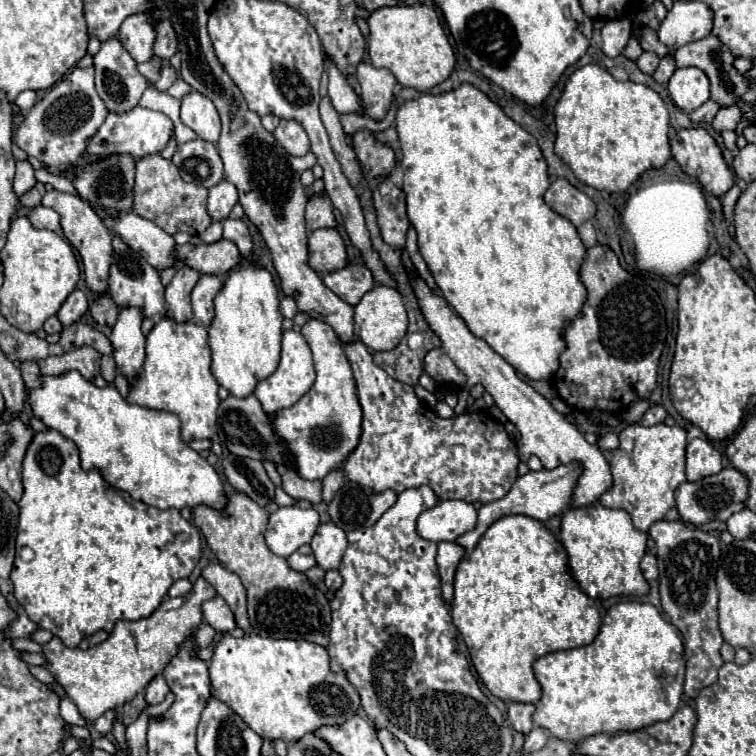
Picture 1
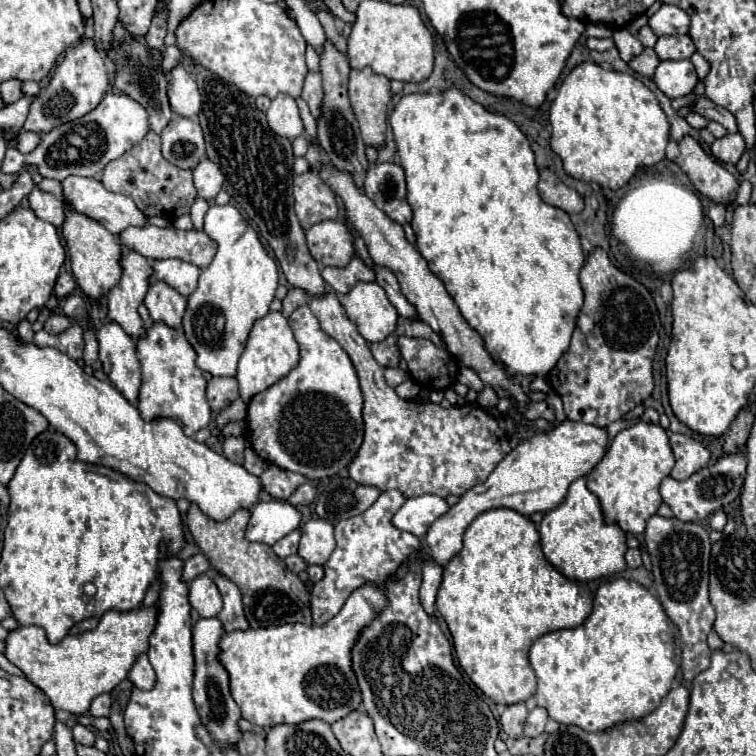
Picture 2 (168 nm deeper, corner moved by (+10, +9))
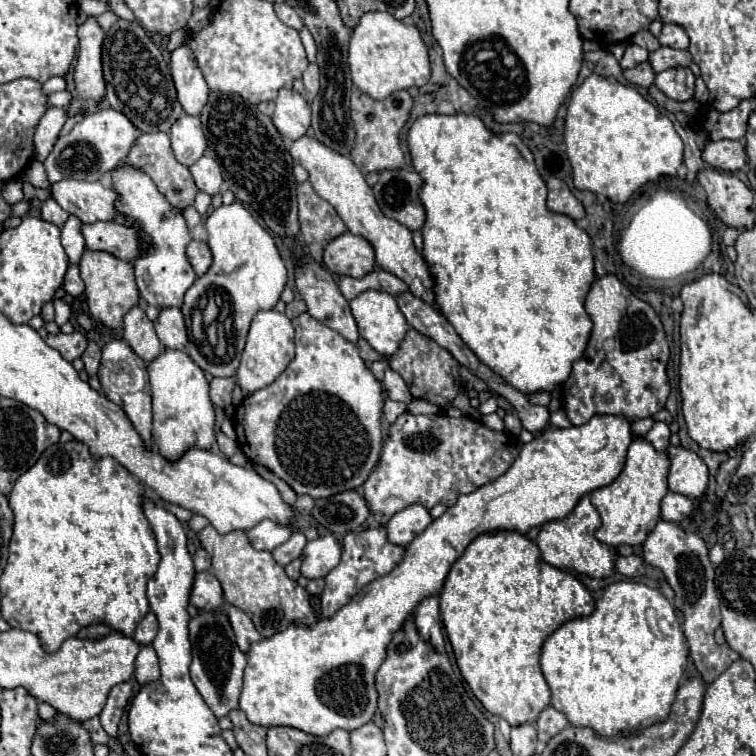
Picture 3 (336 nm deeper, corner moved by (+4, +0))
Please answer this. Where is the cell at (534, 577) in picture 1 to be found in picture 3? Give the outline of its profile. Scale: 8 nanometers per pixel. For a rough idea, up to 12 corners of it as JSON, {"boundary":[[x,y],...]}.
{"boundary":[[516,531],[438,595],[456,665],[512,727],[550,705],[544,641],[594,599]]}

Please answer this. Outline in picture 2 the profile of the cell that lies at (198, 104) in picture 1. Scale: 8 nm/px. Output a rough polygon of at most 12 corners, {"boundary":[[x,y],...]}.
{"boundary":[[184,66],[168,78],[172,112],[196,118],[202,98],[194,78]]}

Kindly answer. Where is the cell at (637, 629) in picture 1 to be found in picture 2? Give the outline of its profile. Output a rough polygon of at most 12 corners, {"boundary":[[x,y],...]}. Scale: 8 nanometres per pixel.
{"boundary":[[644,586],[598,588],[532,644],[536,704],[600,732],[654,712],[678,672]]}

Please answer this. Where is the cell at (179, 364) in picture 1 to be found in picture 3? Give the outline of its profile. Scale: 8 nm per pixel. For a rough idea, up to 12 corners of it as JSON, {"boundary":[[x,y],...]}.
{"boundary":[[184,351],[148,363],[152,437],[174,463],[216,441],[204,371]]}

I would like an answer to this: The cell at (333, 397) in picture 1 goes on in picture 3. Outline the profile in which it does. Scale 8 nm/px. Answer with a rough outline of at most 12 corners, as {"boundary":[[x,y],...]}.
{"boundary":[[308,313],[296,357],[244,397],[250,461],[298,495],[380,461],[384,385]]}

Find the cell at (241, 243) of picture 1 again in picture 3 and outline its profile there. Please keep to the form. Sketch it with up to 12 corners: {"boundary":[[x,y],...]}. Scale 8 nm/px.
{"boundary":[[240,201],[204,227],[214,261],[184,297],[186,353],[232,377],[252,317],[286,285]]}

